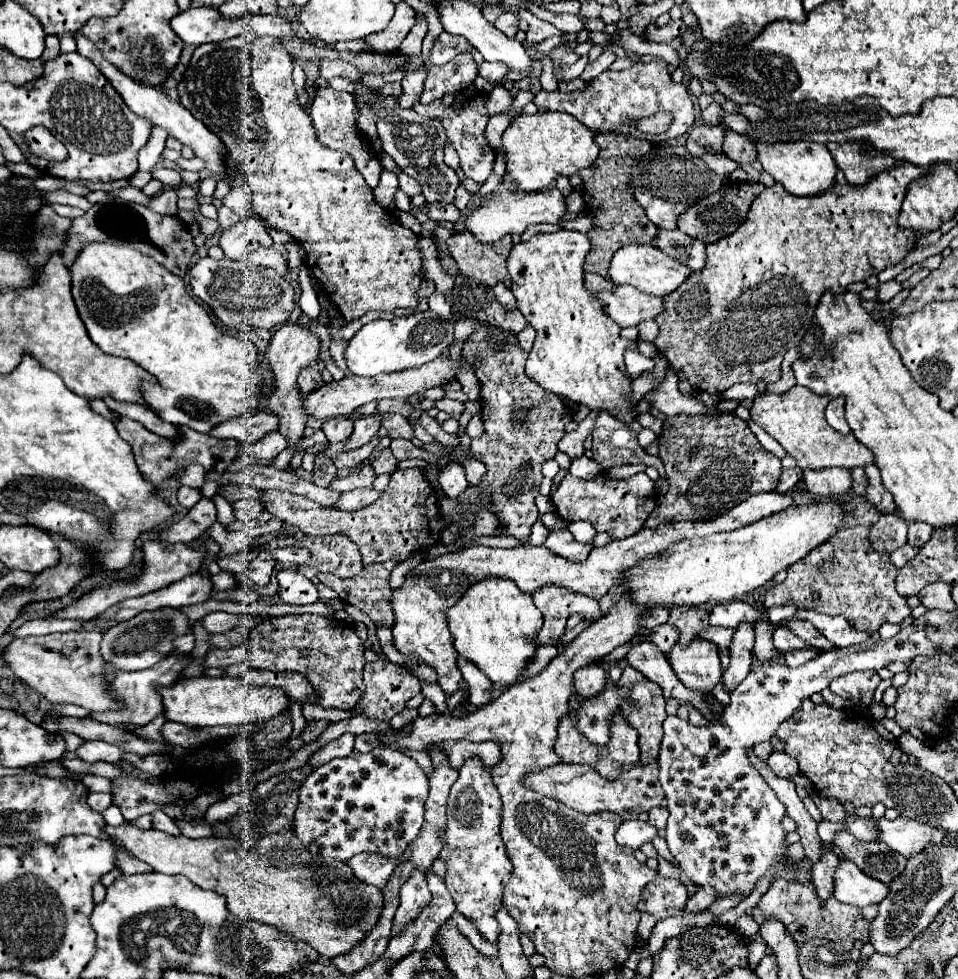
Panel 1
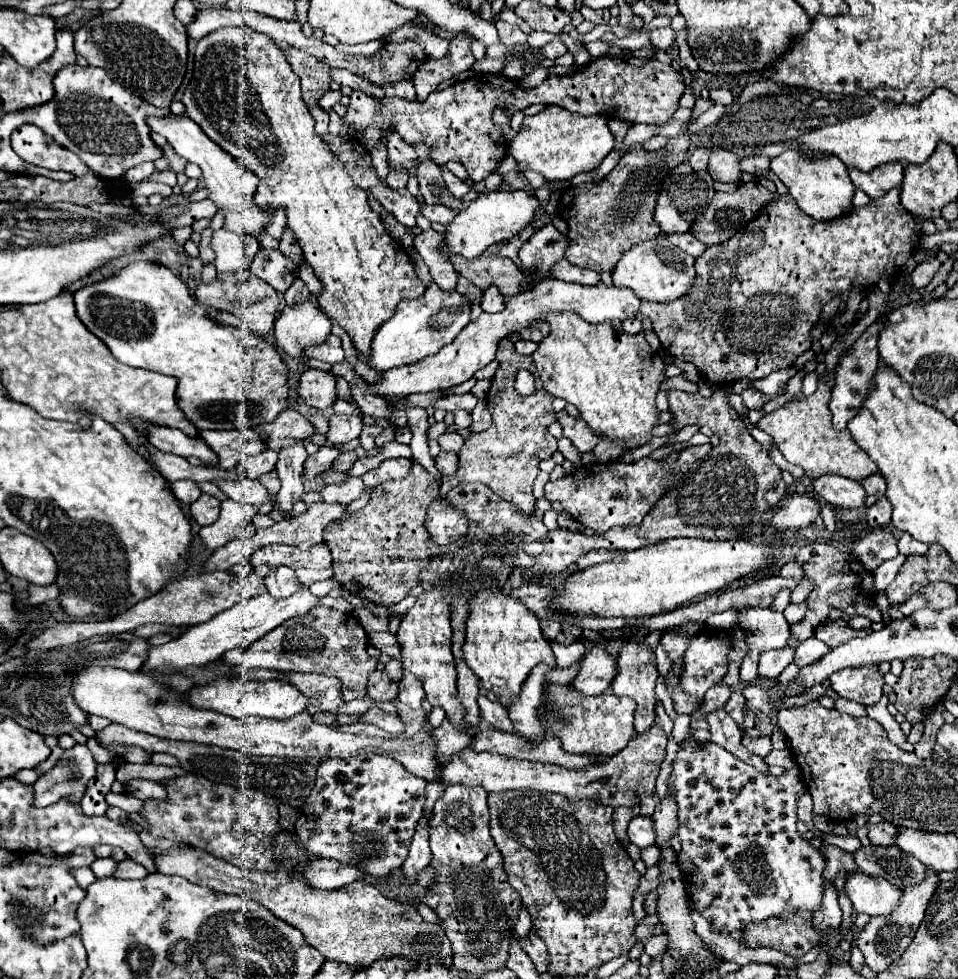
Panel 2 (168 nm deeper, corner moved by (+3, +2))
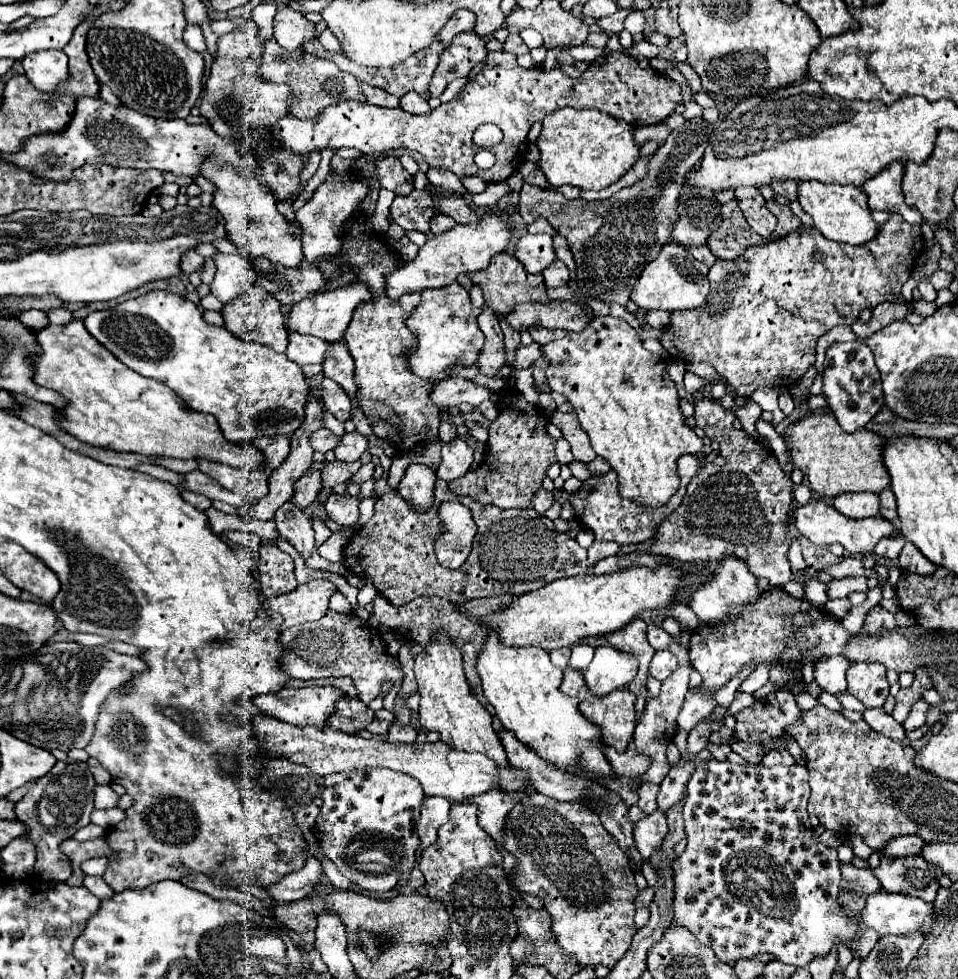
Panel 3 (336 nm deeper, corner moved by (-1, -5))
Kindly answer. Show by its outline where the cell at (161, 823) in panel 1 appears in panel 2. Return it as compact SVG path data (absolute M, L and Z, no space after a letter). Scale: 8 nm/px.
M108 793L106 803L124 809L128 815L130 815L130 813L138 813L138 815L140 815L140 813L144 811L144 803L142 803L140 799L136 799L136 797L128 797L128 795L124 795L124 793L120 793L120 795Z

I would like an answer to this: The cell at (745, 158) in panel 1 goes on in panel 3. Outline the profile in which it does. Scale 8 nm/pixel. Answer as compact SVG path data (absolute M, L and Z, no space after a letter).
M784 182L784 186L772 186L778 196L784 196L788 200L798 200L798 184L796 182Z

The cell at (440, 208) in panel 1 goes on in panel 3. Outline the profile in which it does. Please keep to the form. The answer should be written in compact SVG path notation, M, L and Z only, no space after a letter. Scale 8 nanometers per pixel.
M436 214L434 218L432 218L432 224L430 224L430 232L432 234L442 234L442 232L448 232L448 230L452 230L456 226L456 222L452 220L452 218L448 218L446 214Z

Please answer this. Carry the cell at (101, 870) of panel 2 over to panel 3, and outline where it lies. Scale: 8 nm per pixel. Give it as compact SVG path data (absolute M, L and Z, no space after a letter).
M102 856L102 858L90 858L90 860L82 862L80 868L82 868L82 872L88 874L88 876L102 876L104 870L106 870L106 864L108 864L108 858Z

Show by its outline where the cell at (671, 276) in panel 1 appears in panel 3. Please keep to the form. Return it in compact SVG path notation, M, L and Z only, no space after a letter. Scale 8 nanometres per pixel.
M668 242L664 244L658 258L644 268L634 292L630 294L630 300L644 310L668 310L668 312L692 310L704 306L706 296L710 292L706 274L708 274L708 266L692 258L692 254L684 246L676 242Z

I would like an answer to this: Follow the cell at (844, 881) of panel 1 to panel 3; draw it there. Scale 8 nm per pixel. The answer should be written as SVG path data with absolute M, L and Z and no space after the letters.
M880 890L878 894L868 896L866 908L862 912L862 920L868 928L876 930L880 936L910 936L910 934L922 934L928 936L934 926L934 904L924 902L920 898L904 896L904 894L888 894Z

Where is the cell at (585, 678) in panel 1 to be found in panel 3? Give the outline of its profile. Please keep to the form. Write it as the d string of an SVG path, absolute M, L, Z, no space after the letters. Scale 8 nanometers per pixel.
M612 646L596 648L594 660L584 670L586 686L592 694L604 696L612 690L620 690L632 682L638 672L638 662L634 656L620 652Z

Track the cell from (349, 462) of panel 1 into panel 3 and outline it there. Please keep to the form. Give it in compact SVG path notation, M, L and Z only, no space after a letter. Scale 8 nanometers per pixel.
M338 460L336 462L312 462L312 466L306 470L306 474L312 472L312 470L320 470L322 486L324 488L334 488L336 484L342 484L342 482L350 480L358 472L360 466L362 466L360 462L346 464L346 462L338 462Z

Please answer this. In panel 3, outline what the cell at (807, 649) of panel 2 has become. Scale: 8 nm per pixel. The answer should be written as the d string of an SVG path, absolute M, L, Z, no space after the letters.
M844 656L836 658L822 658L820 662L814 664L814 678L818 686L830 694L842 694L846 692L846 670L850 662Z

